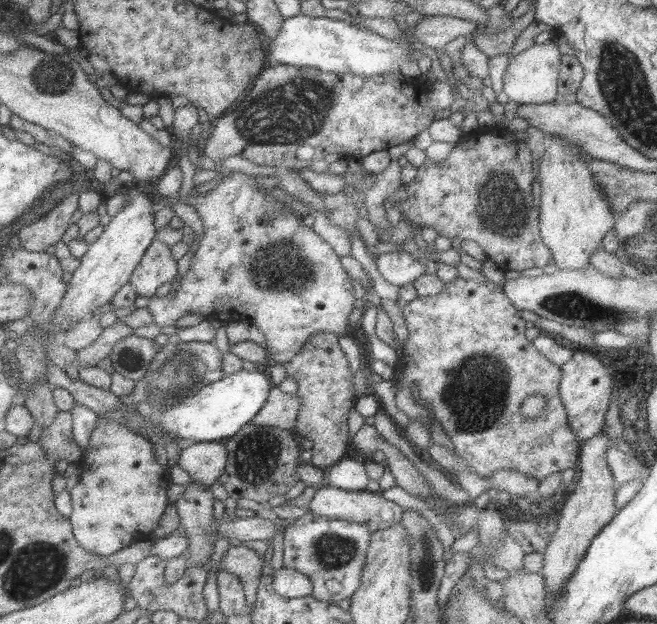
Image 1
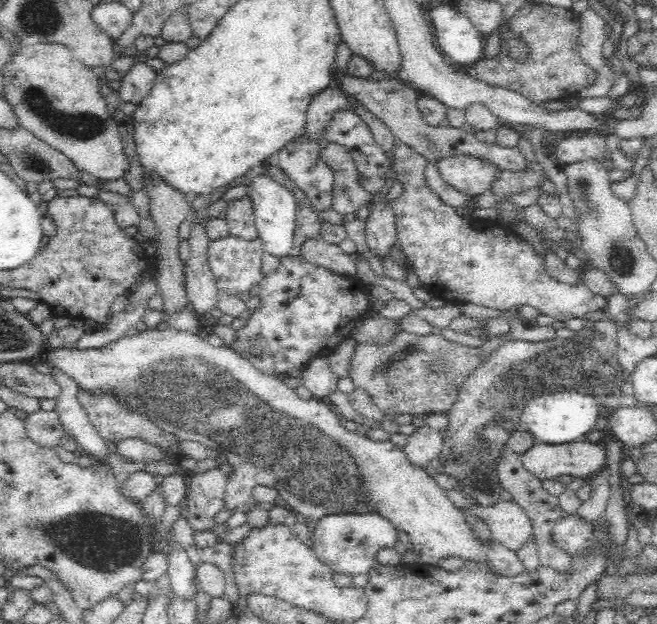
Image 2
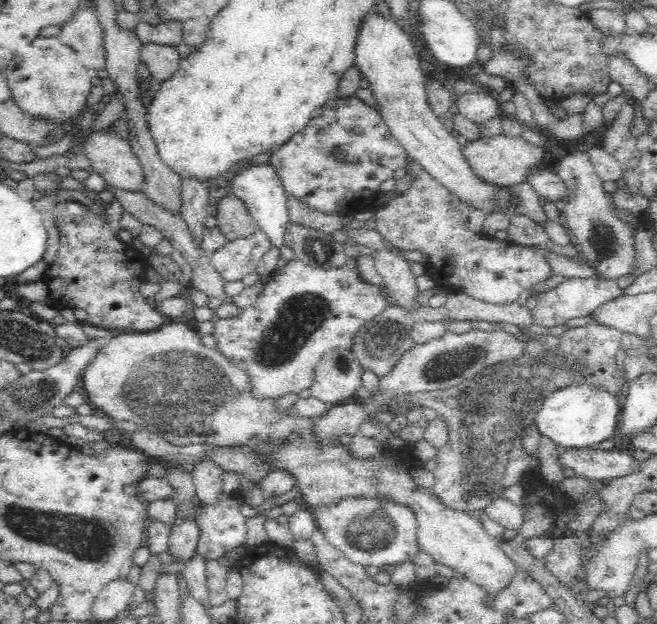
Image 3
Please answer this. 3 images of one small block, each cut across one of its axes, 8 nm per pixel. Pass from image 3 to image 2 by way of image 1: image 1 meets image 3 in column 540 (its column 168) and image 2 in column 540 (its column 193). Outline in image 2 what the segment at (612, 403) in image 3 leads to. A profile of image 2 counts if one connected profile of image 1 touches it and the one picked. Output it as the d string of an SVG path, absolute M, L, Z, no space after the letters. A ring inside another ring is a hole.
M567 390L564 393L542 394L534 398L521 412L521 421L525 430L531 432L538 442L557 445L583 440L585 434L600 424L603 414L604 409L598 399Z

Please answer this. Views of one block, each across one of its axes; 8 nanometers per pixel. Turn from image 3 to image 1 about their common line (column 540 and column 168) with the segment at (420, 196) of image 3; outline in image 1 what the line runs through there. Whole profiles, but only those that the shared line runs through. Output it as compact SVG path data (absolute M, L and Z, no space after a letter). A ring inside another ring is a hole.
M156 238L132 275L131 284L138 295L151 299L157 288L171 283L176 276L179 276L179 264L173 259L172 248Z

